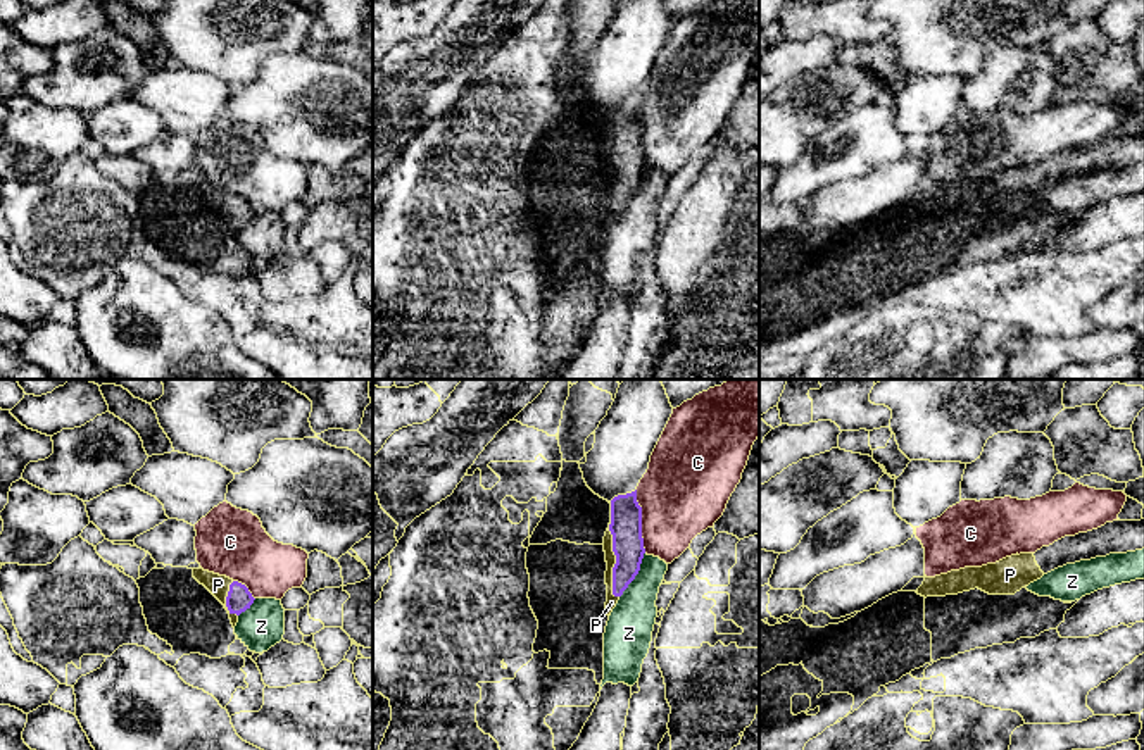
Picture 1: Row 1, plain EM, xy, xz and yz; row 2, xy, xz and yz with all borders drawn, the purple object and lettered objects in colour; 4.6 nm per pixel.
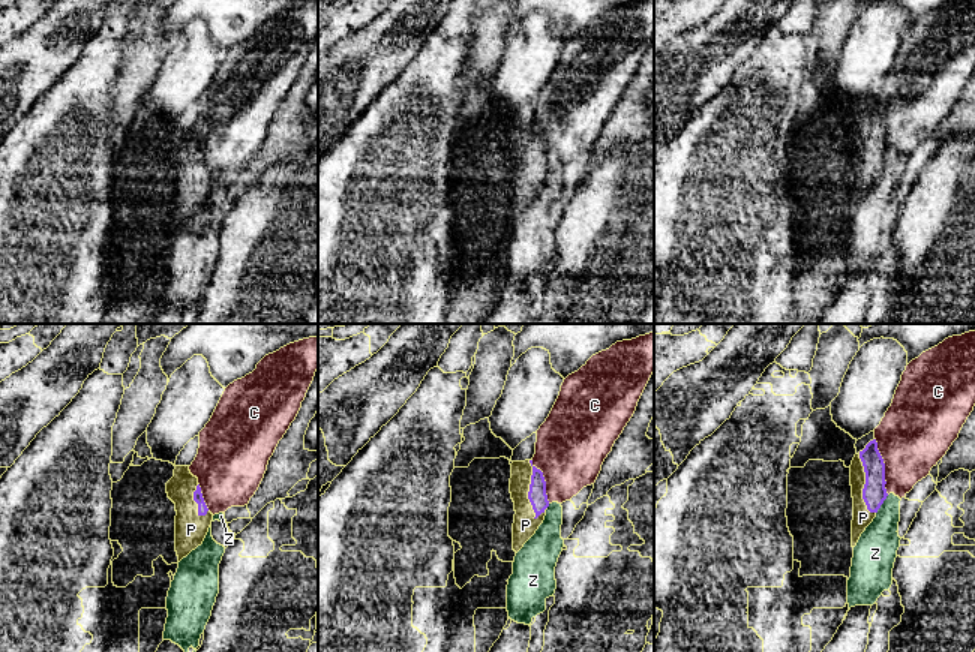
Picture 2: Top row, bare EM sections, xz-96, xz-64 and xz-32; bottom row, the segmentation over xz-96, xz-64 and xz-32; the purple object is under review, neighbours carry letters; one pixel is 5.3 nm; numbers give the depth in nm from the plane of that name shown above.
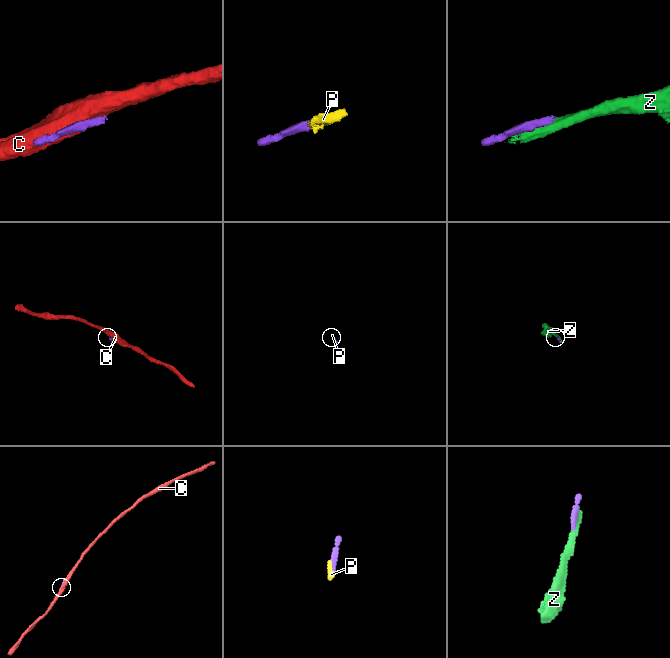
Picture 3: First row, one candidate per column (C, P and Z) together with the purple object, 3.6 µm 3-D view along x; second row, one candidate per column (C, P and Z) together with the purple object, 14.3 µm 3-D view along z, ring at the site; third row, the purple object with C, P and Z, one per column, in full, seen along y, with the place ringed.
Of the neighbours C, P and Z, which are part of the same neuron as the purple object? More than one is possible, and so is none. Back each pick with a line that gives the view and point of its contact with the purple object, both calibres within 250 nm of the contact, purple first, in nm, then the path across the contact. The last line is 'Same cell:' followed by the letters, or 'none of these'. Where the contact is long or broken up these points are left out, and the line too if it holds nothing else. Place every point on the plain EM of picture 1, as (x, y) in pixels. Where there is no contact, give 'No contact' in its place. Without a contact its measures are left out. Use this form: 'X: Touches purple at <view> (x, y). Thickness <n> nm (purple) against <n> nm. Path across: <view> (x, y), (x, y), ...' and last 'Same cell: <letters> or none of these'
P: Touches purple at xz (615, 178). Thickness 150 nm (purple) against 50 nm. Path across: xz (625, 140), (623, 169), (615, 178), (611, 216)
Same cell: P

